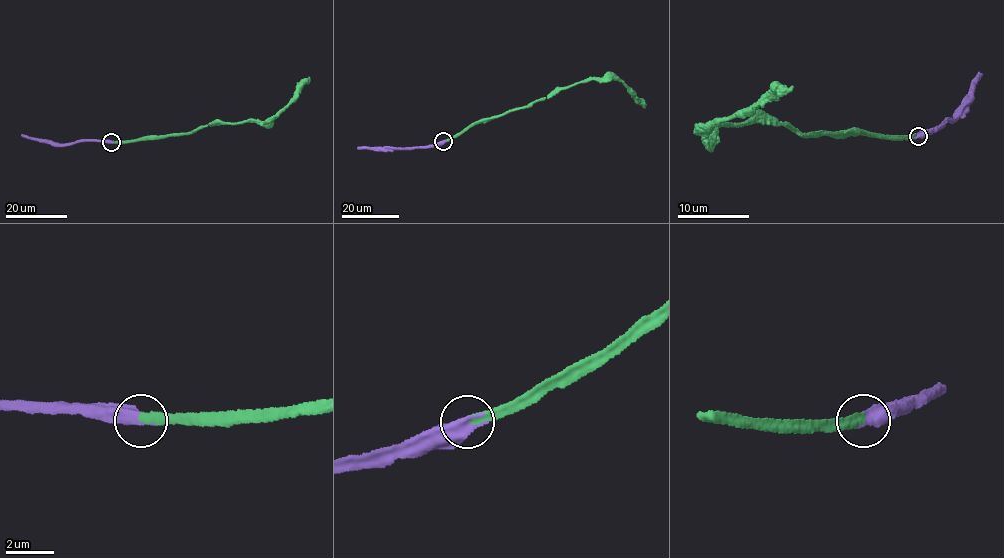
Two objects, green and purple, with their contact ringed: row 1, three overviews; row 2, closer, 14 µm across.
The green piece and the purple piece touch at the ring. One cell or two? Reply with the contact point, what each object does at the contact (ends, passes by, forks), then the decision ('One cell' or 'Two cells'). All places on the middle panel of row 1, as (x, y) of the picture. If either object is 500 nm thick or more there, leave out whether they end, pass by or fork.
Place: (443, 141). One cell

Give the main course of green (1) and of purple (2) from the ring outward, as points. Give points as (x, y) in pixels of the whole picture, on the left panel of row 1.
1: (111, 142), (192, 133), (207, 125), (221, 123), (269, 123), (309, 77)
2: (111, 142), (40, 142), (22, 134)

